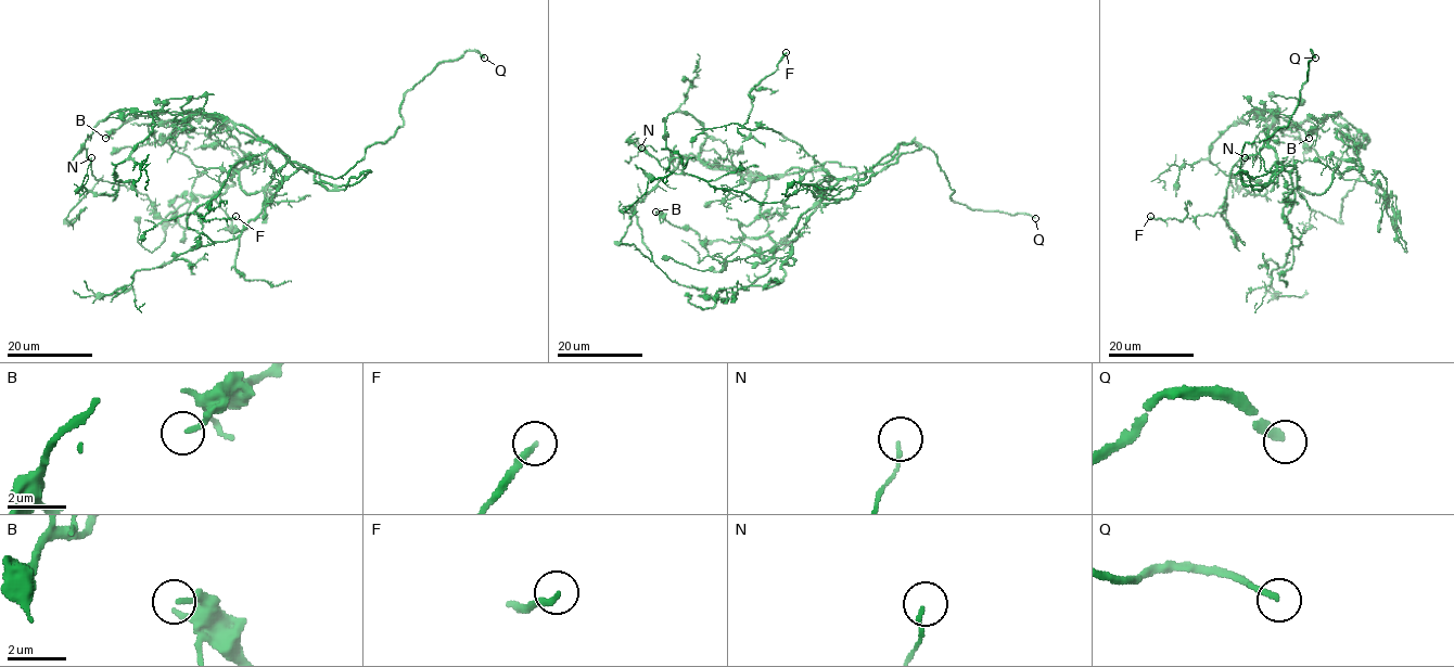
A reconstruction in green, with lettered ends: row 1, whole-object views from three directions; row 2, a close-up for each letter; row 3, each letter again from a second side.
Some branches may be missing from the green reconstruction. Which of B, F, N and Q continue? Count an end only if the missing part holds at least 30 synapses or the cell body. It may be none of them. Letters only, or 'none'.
Q

